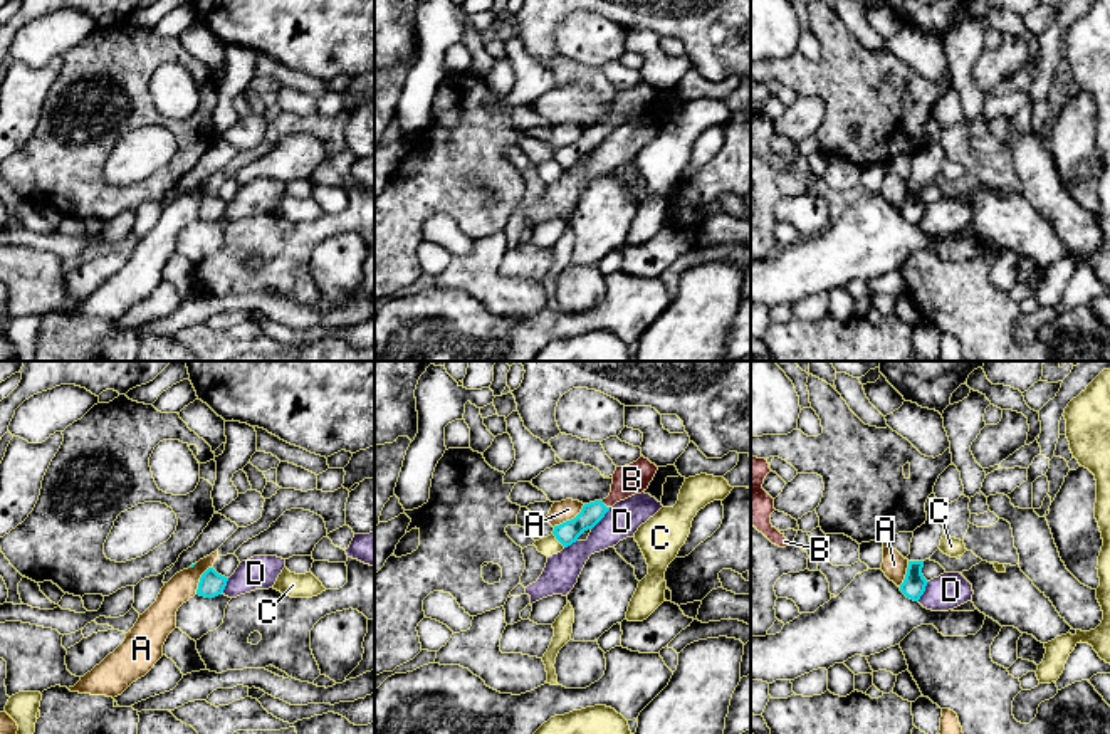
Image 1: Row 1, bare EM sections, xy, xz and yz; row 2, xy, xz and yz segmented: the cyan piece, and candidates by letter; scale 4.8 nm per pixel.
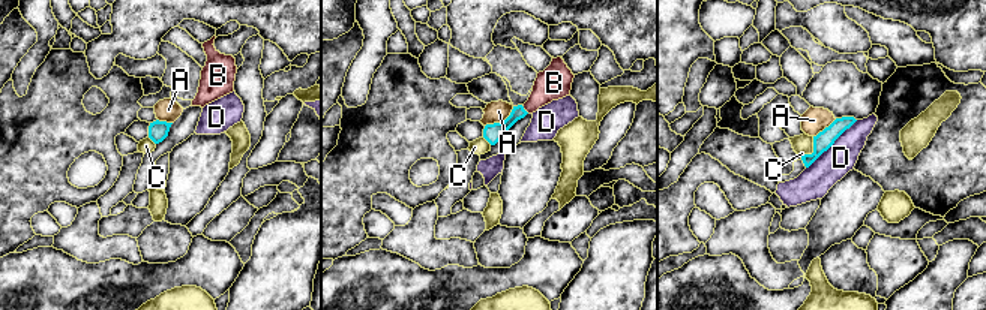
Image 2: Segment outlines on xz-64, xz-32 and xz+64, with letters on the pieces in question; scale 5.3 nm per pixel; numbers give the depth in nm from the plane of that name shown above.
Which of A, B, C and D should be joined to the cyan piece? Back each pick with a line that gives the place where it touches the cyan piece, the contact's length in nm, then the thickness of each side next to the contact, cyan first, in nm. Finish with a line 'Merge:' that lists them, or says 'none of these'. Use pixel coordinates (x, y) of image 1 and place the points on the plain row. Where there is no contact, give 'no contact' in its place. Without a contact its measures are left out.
B: meets cyan in xz at (603, 128); contact 50 nm long; 110 nm thick on the cyan side, 150 nm on the other
Merge: B

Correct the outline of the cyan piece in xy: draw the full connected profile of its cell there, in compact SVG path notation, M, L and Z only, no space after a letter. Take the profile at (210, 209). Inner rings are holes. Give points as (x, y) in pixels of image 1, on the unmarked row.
M208 191L198 207L196 218L205 222L215 222L223 217L228 202L218 198L213 191Z

